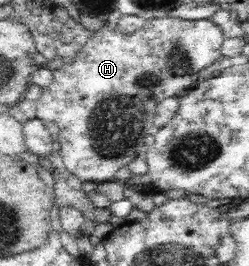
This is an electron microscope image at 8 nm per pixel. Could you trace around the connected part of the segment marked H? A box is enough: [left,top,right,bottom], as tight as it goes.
[35,17,224,183]

